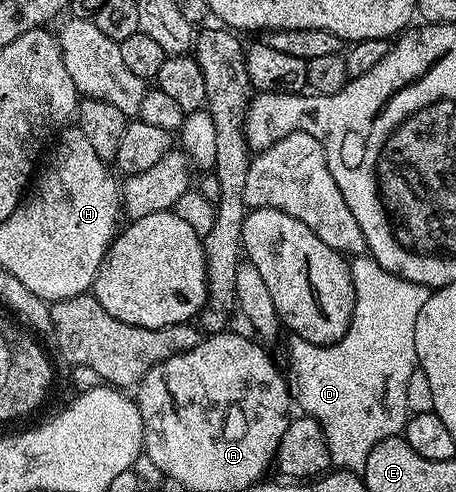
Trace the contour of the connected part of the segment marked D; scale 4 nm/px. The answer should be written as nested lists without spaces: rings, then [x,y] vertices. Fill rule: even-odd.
[[[369,254],[355,255],[349,265],[354,309],[344,338],[340,338],[337,344],[313,344],[307,340],[291,339],[288,380],[297,407],[299,404],[302,407],[299,409],[322,427],[331,465],[344,472],[361,474],[376,442],[384,442],[393,436],[401,437],[406,431],[408,378],[412,378],[418,368],[416,318],[424,302],[428,302],[431,289],[384,270],[384,266],[376,263]]]

